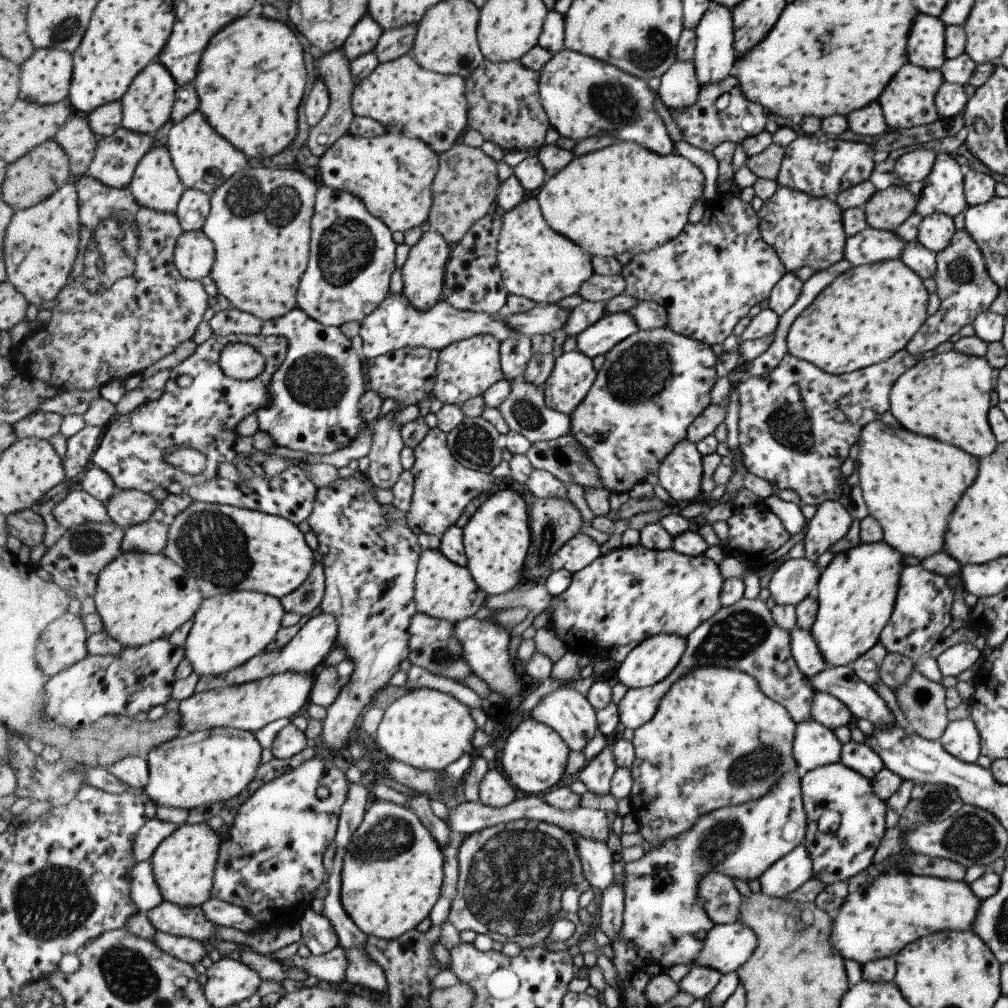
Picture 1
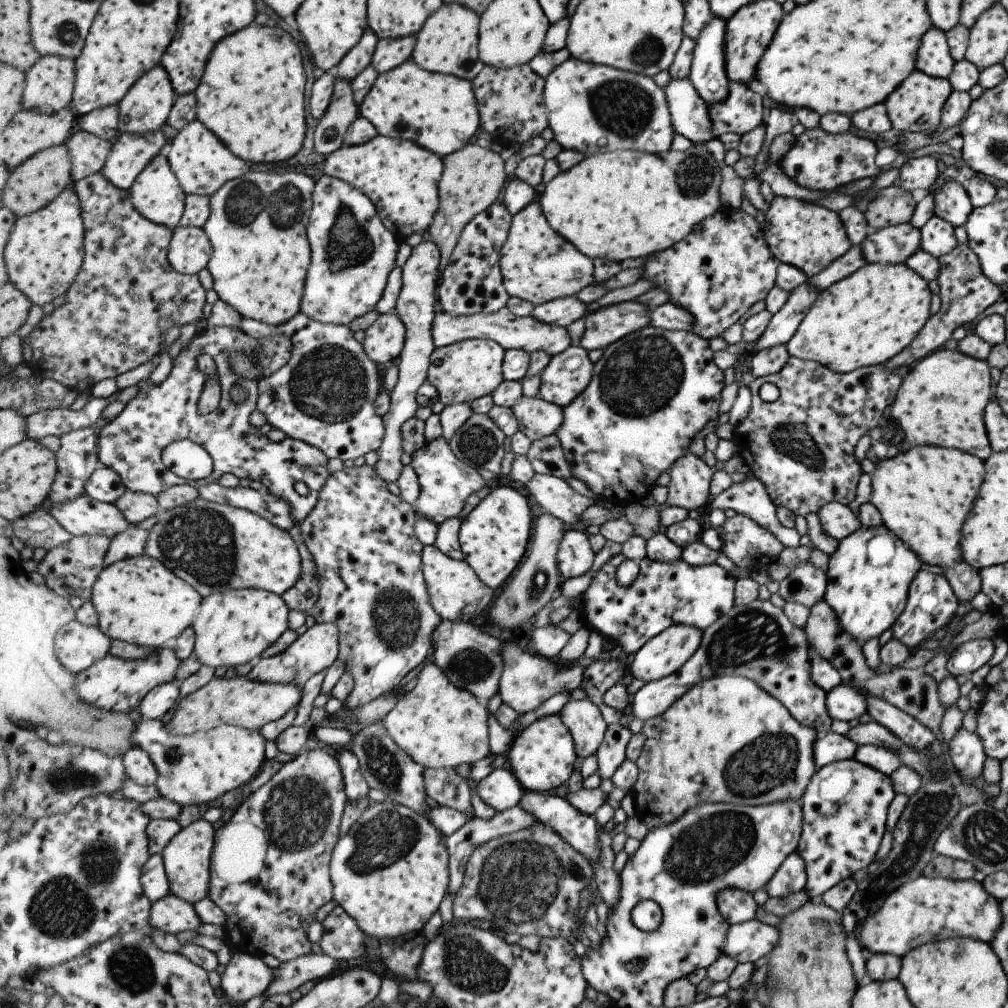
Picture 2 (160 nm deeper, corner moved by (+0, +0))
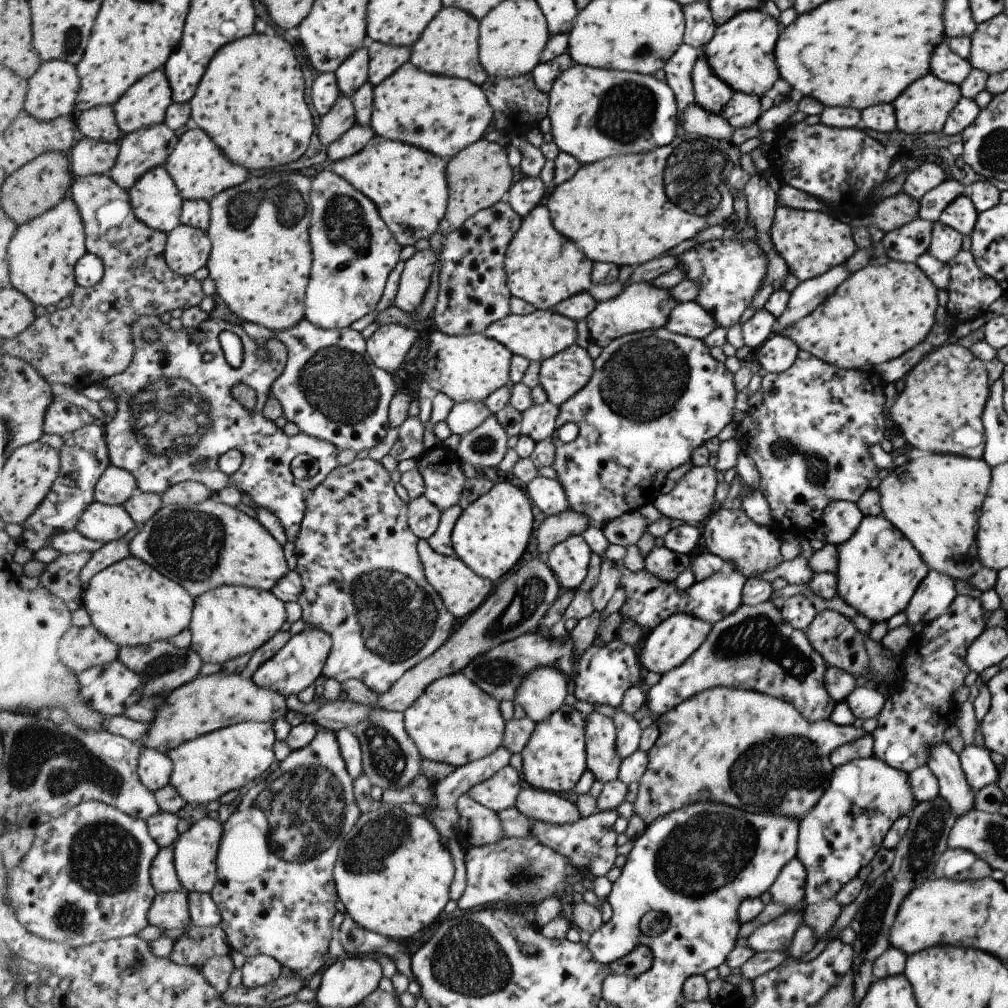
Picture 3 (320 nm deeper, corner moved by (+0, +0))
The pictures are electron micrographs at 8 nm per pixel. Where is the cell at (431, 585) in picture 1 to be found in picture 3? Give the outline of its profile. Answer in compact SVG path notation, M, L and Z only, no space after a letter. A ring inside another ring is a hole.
M420 539L418 549L429 582L442 594L449 610L459 621L473 614L497 588L491 579L483 578L480 574L471 570L471 567L467 566L467 563L463 562L462 558L457 556L448 557L433 550L428 539Z

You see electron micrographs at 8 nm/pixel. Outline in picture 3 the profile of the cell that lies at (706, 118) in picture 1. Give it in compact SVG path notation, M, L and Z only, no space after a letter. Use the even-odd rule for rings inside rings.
M734 91L734 97L727 103L726 109L722 112L735 129L755 125L759 114L759 97Z

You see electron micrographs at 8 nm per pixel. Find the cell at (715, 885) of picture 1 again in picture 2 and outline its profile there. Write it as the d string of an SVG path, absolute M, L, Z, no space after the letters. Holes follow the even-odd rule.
M724 889L719 892L718 906L720 913L732 924L738 925L755 918L757 905L753 901L752 893L739 889Z

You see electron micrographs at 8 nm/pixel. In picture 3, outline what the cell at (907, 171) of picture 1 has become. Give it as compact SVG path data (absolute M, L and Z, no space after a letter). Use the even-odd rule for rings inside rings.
M923 162L923 165L906 173L901 192L918 201L926 192L935 188L945 179L945 172L935 163Z

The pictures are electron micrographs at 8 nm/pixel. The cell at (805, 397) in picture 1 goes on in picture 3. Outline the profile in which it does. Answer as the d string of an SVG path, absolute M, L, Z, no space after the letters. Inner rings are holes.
M797 351L793 364L787 370L779 374L766 373L761 377L759 387L763 398L761 405L757 408L750 407L747 416L738 424L739 430L735 439L740 443L741 450L749 454L754 460L756 471L758 472L758 487L767 501L767 506L769 506L772 520L774 521L773 524L778 533L789 532L789 534L800 536L808 530L813 530L815 526L820 524L823 509L827 504L838 500L848 500L856 503L857 499L863 494L863 491L868 488L871 479L876 477L878 468L869 455L869 446L879 443L882 437L886 436L889 431L889 426L886 422L888 417L884 415L883 411L883 403L885 402L883 389L886 384L875 370L840 369L811 356L811 354L805 351Z

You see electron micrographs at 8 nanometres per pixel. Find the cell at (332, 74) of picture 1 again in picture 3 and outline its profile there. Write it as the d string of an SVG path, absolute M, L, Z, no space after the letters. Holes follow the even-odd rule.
M340 94L331 112L323 115L318 125L318 135L326 147L337 142L356 125L356 108L352 98Z

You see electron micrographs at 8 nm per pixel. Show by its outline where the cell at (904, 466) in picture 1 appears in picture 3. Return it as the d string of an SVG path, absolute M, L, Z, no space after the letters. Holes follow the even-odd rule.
M927 453L927 456L921 456L916 459L909 459L905 464L889 469L889 473L885 478L882 478L879 486L876 488L880 496L880 514L883 515L893 528L896 528L907 540L918 550L919 556L929 569L938 572L939 574L947 575L953 580L967 580L973 576L982 566L977 558L976 551L976 530L978 527L979 509L982 505L982 500L985 498L990 483L990 468L987 463L979 457L974 459L971 457L964 457L963 455L952 455L949 453Z

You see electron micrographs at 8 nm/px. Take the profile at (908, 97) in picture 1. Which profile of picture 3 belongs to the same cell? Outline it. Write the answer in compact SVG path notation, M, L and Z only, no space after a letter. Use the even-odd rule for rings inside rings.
M935 75L922 76L903 89L891 102L896 118L896 128L908 135L941 132L947 115L960 98L958 86L940 81Z

